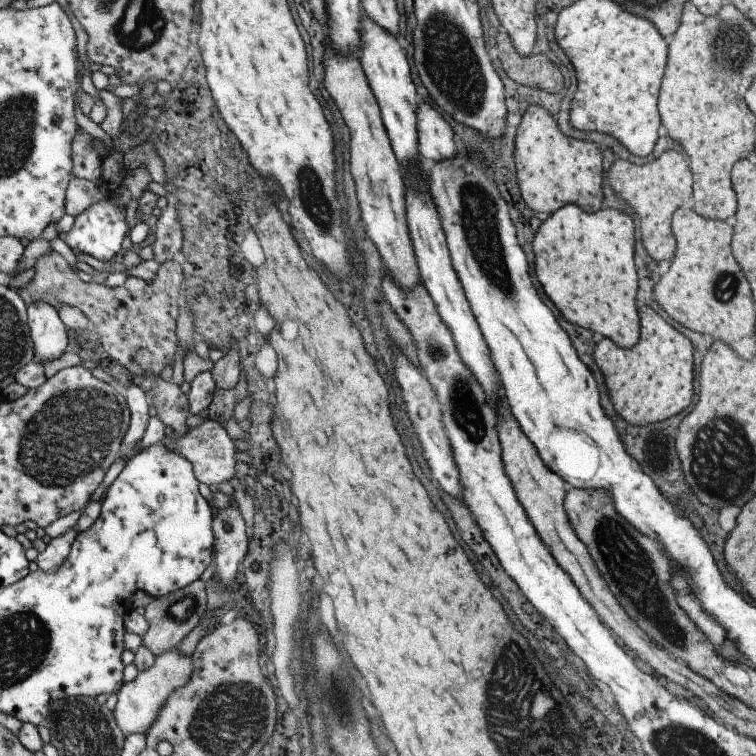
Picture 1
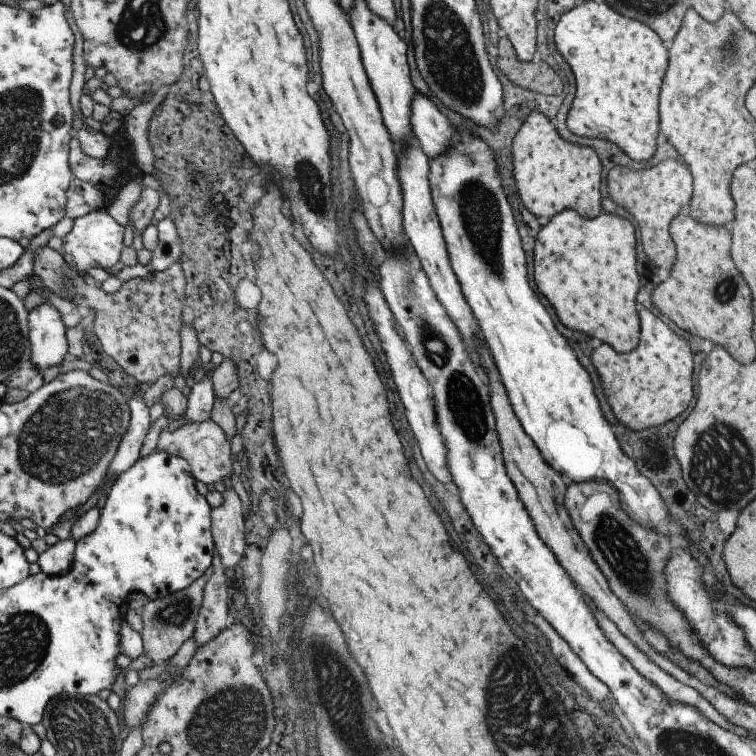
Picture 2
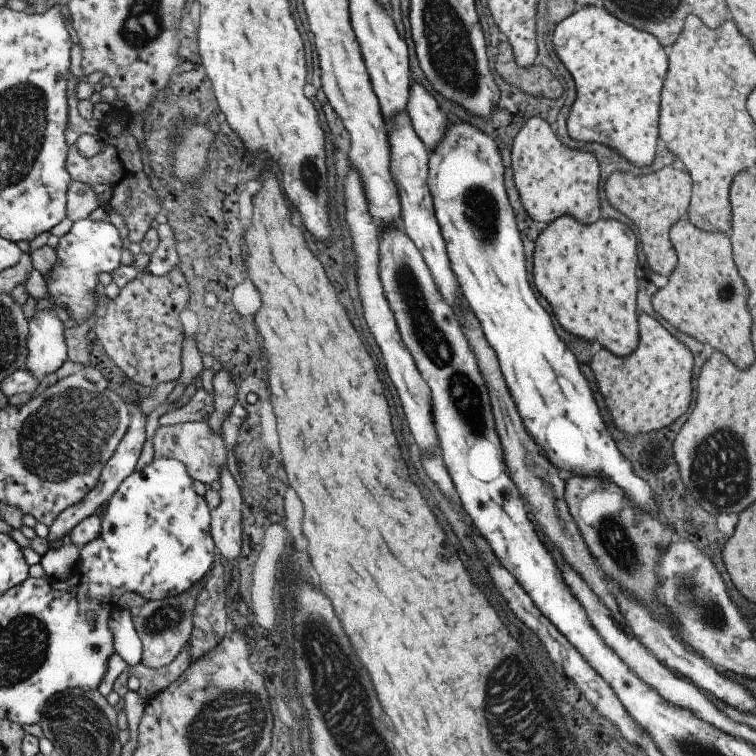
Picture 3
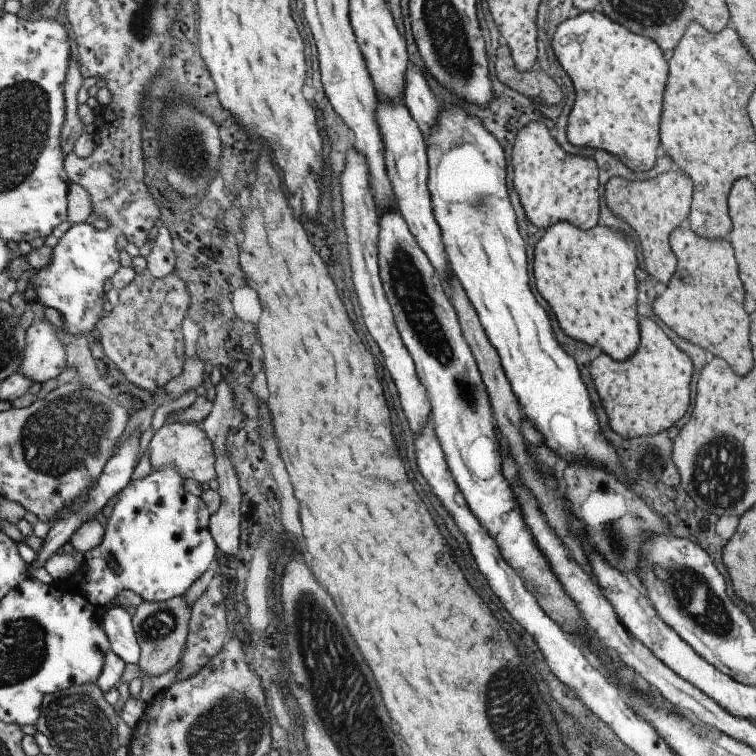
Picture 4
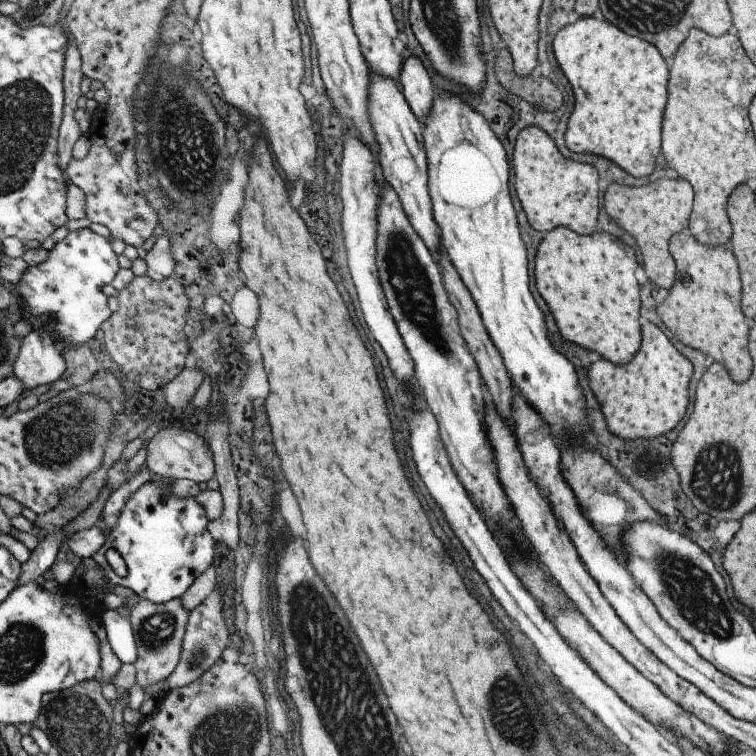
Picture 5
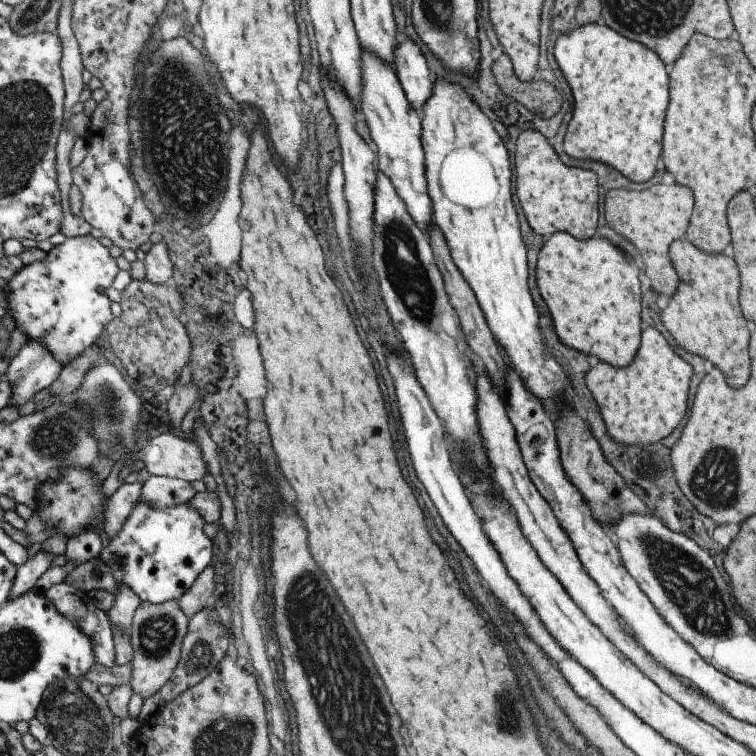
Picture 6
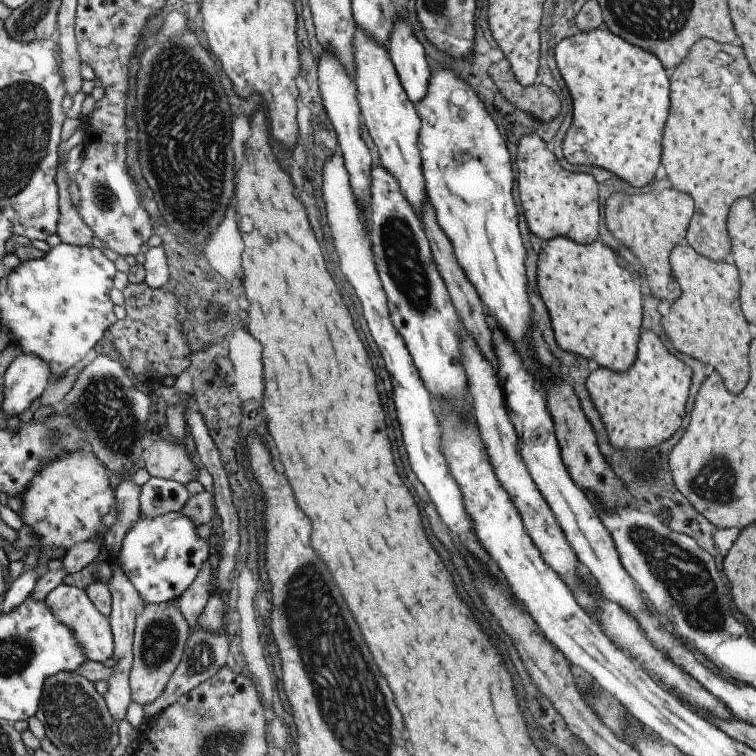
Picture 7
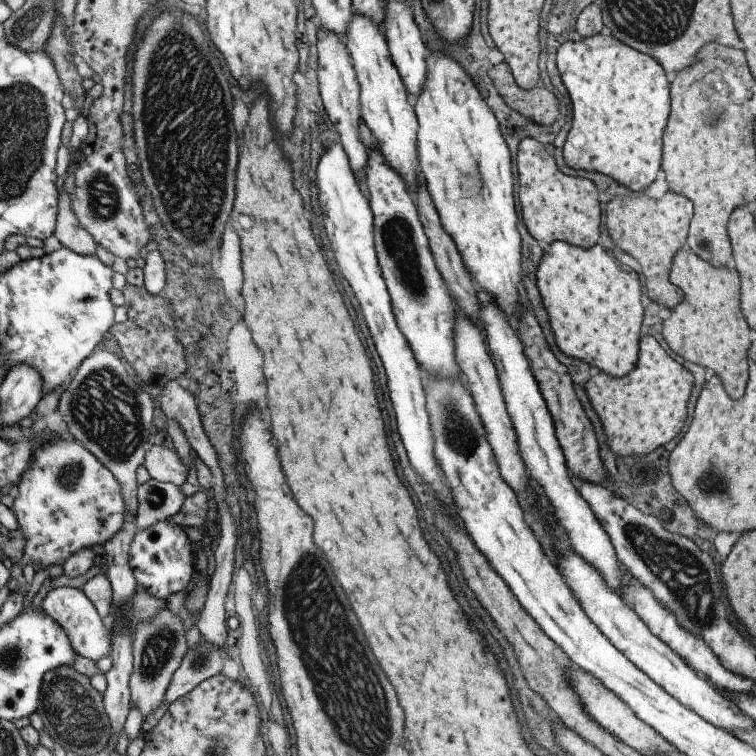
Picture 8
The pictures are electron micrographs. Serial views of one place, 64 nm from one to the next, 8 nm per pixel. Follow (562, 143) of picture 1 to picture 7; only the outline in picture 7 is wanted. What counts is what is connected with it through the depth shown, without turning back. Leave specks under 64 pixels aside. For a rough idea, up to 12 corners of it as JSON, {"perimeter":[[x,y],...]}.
{"perimeter":[[519,138],[519,204],[531,234],[599,240],[591,174]]}

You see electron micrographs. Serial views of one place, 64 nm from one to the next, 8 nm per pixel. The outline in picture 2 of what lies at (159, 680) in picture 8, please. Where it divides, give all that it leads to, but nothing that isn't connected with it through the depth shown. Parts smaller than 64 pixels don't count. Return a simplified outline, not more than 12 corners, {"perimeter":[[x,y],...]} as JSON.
{"perimeter":[[206,580],[142,606],[142,654],[159,664],[192,637]]}

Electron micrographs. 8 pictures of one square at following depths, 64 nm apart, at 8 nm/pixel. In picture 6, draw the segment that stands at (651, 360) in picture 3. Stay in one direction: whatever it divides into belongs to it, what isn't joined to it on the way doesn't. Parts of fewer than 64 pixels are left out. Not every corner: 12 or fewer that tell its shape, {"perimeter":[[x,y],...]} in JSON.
{"perimeter":[[653,327],[585,386],[613,442],[650,445],[687,412],[688,362]]}

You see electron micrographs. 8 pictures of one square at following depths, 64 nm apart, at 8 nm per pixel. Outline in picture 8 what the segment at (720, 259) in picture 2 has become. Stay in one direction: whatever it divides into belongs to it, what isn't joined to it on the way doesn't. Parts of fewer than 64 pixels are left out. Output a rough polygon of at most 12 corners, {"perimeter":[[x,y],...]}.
{"perimeter":[[683,248],[663,321],[681,358],[713,370],[729,398],[747,382],[749,326],[735,270]]}

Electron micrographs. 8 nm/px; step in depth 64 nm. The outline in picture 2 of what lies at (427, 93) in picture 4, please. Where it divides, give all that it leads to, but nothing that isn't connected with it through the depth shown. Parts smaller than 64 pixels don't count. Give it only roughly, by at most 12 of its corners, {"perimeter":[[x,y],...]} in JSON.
{"perimeter":[[416,90],[410,103],[415,142],[428,160],[445,154],[453,129]]}

